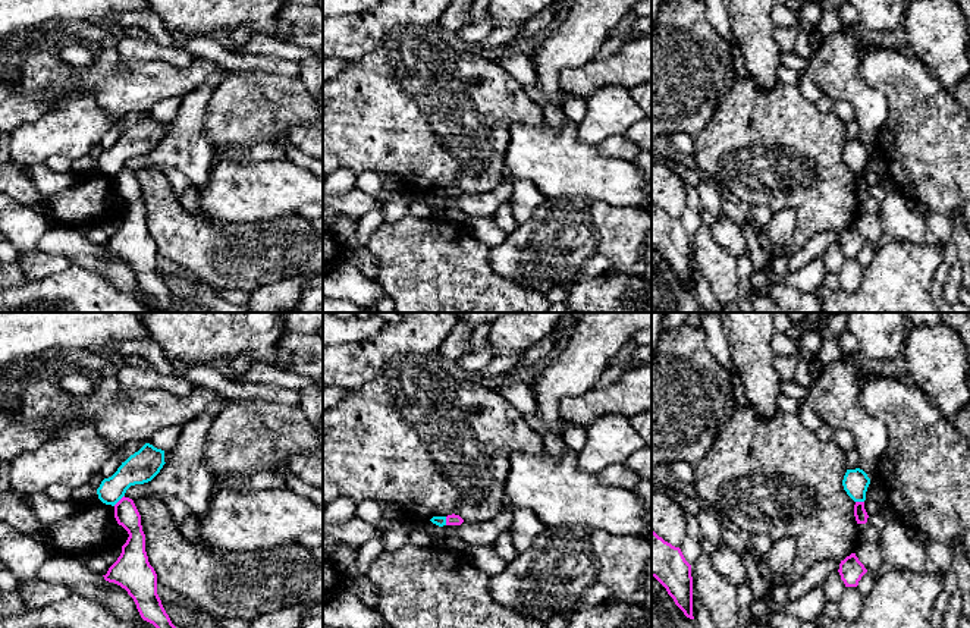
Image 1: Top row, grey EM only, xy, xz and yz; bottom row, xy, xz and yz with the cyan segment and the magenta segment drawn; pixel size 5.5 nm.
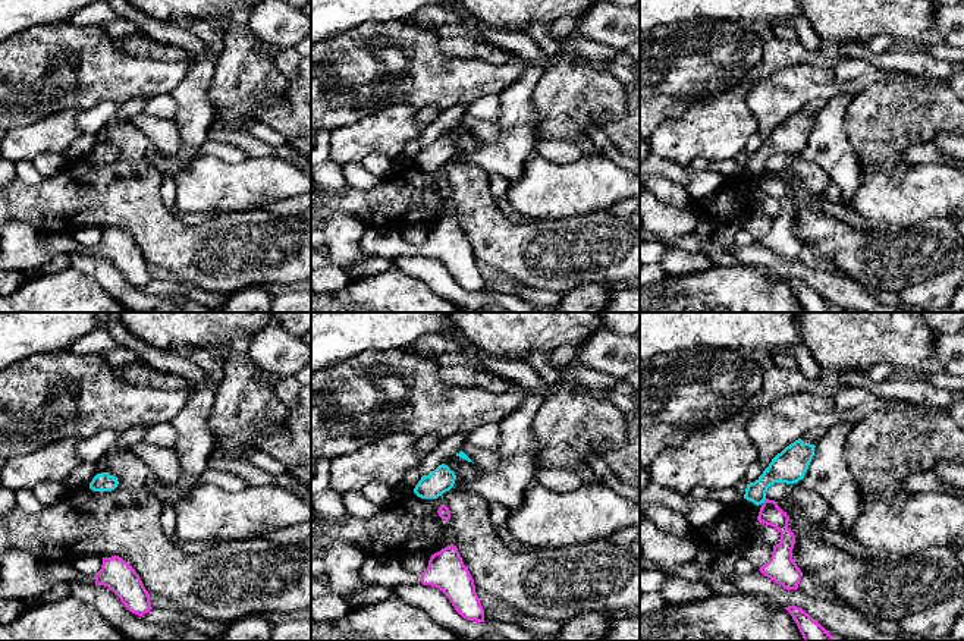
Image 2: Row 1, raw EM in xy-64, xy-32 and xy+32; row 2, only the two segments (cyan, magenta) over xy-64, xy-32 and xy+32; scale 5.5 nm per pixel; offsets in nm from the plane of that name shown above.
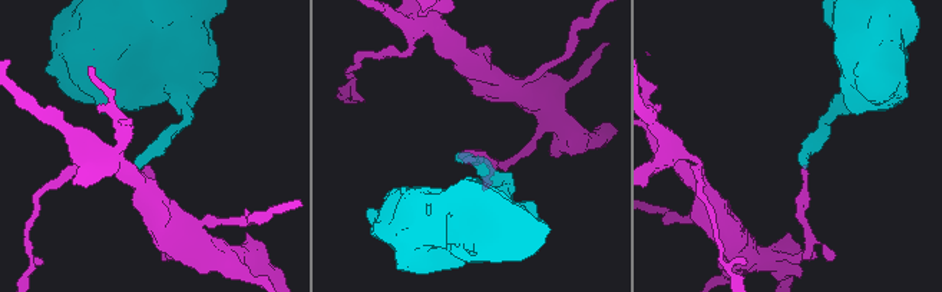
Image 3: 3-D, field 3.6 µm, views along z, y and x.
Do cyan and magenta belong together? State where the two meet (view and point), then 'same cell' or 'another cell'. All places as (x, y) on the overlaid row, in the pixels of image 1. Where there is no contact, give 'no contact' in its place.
meets cyan in xy at (118, 501); another cell

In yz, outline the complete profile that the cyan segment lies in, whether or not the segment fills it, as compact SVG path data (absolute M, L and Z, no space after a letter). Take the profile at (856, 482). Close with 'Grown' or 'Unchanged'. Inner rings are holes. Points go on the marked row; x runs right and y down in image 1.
M860 468L847 470L842 480L844 490L854 502L866 500L866 492L869 484L870 484L870 478Z. Unchanged

